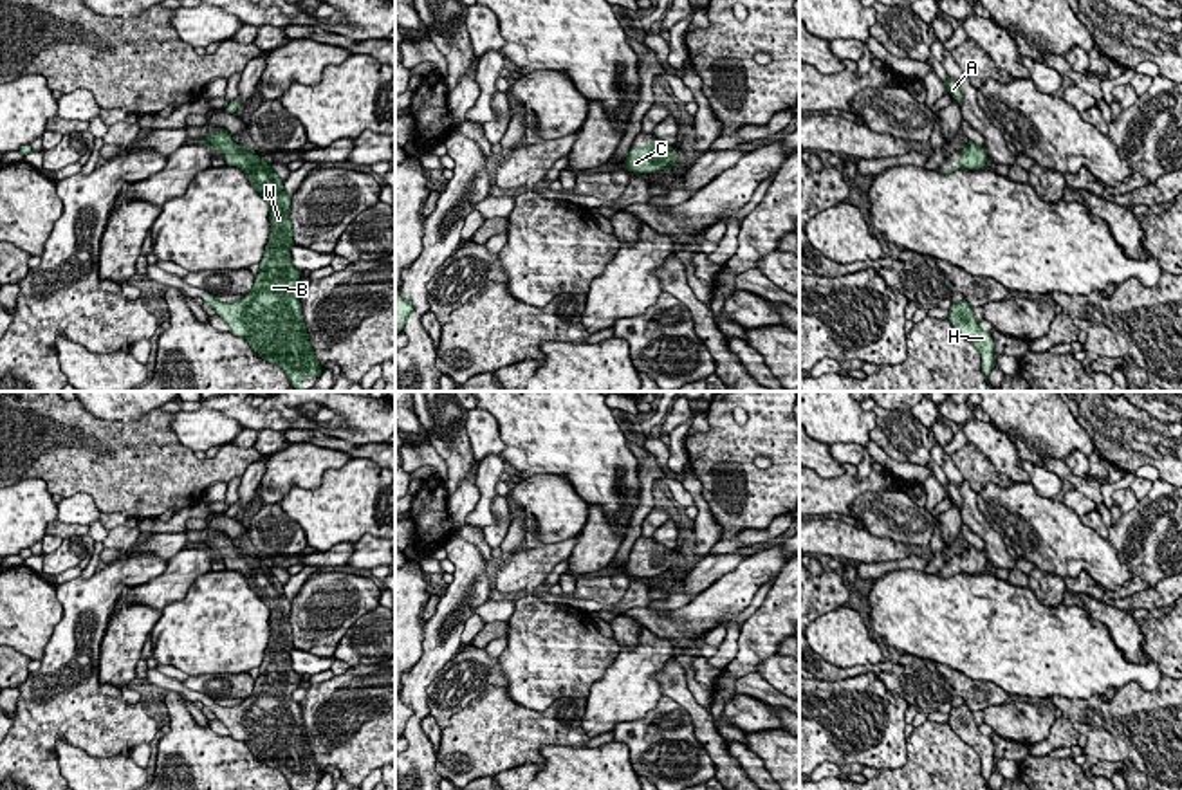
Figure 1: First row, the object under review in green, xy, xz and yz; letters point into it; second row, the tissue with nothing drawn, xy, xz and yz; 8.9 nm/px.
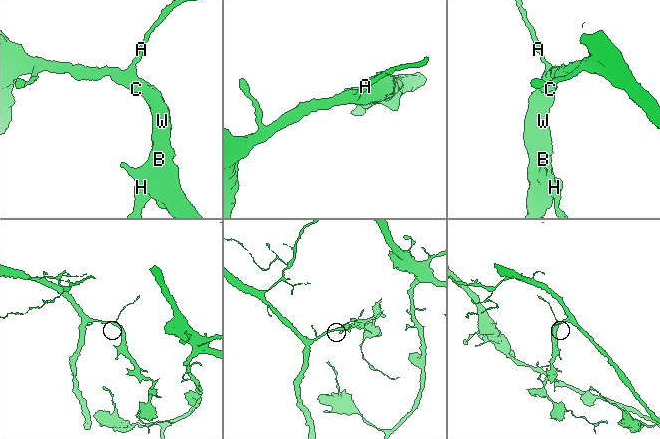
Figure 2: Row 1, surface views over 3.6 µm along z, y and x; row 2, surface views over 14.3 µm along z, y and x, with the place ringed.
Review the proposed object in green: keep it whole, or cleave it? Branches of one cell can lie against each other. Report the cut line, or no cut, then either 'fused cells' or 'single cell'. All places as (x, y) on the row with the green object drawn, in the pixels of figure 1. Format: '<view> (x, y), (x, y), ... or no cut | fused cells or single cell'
no cut | single cell

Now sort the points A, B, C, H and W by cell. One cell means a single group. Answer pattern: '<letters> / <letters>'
A B C H W

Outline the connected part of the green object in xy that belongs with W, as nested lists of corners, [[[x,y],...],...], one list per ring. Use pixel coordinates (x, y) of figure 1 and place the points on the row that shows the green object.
[[[218,128],[199,142],[220,153],[227,166],[238,166],[271,209],[271,236],[251,292],[235,303],[220,303],[206,292],[202,301],[209,303],[229,332],[244,337],[258,357],[280,366],[292,388],[307,390],[300,379],[319,377],[323,370],[309,341],[300,298],[292,294],[301,272],[291,262],[291,197],[272,171],[271,159],[262,161],[253,148],[235,144],[227,130]]]

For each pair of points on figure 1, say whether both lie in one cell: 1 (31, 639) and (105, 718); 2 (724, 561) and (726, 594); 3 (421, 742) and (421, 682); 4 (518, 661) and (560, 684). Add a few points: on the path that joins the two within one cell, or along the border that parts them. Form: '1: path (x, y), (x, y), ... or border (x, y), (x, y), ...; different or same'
1: border (64, 614), (40, 659); different
2: border (746, 558), (692, 601); different
3: path (415, 727), (417, 697); same
4: path (529, 661), (536, 661), (549, 673); same

